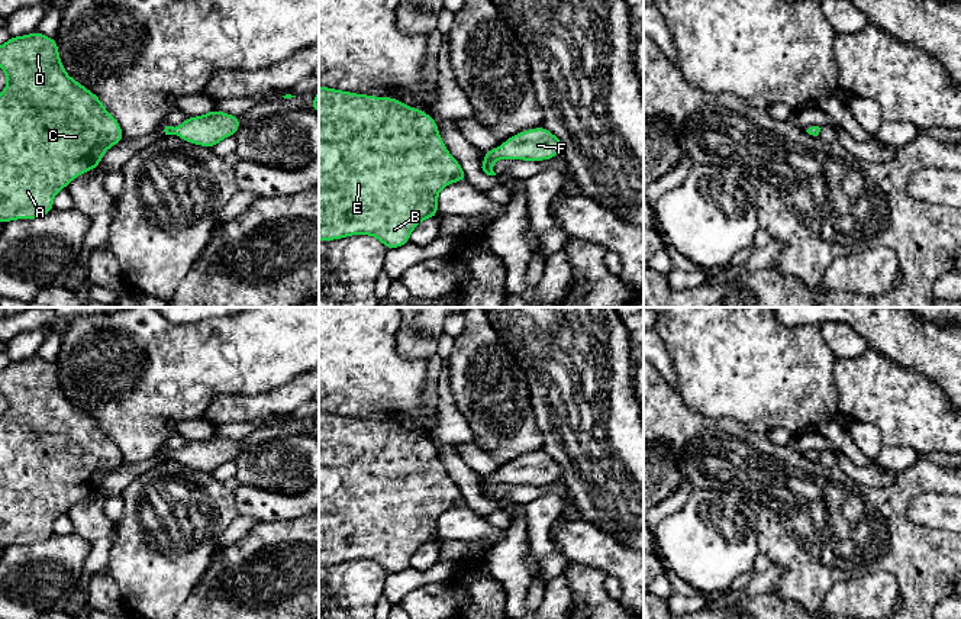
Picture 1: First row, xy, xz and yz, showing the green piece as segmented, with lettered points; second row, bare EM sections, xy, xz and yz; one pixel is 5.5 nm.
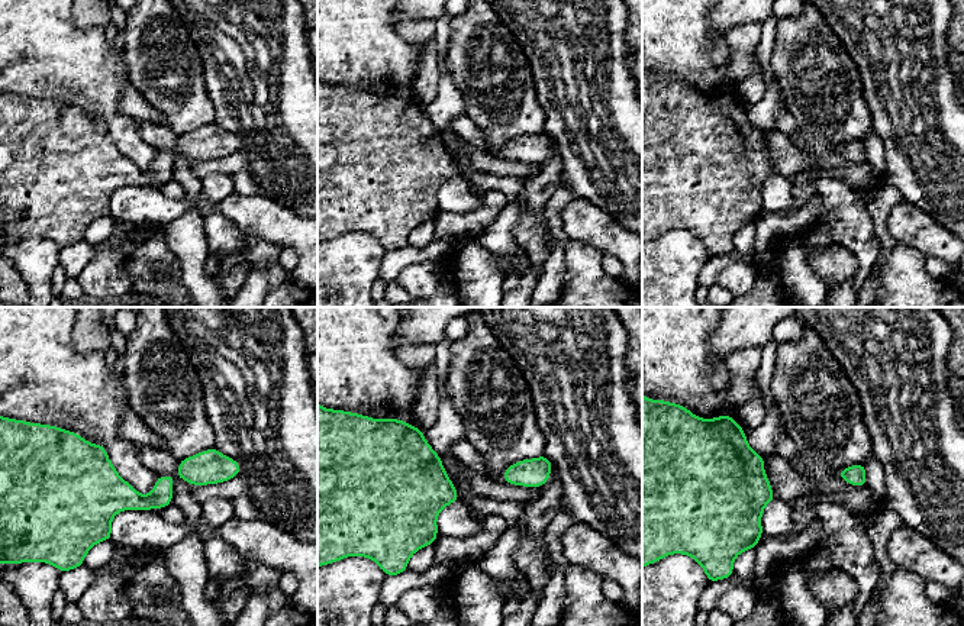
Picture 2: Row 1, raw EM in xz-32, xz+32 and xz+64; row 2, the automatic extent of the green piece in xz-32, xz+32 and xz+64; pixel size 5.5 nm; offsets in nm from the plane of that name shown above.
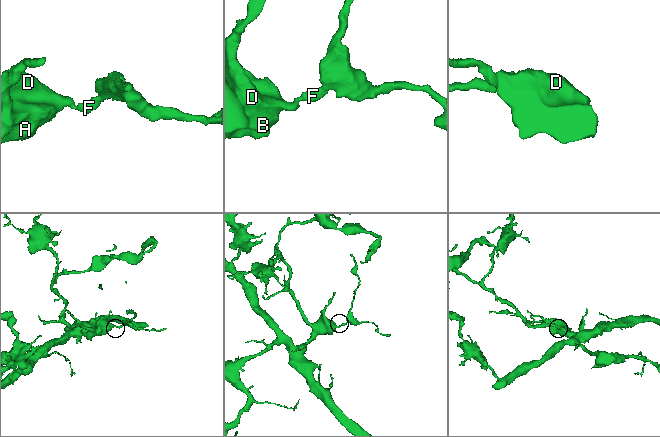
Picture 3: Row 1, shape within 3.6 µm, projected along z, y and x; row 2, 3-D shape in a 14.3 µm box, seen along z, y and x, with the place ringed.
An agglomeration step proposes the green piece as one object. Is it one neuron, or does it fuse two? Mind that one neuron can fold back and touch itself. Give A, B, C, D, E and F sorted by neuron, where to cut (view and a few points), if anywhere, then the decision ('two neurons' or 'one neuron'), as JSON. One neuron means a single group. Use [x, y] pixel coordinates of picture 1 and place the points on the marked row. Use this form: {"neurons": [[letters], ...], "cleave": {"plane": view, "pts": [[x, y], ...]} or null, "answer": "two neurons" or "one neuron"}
{"neurons": [["A", "B", "C", "D", "E", "F"]], "cleave": null, "answer": "one neuron"}

